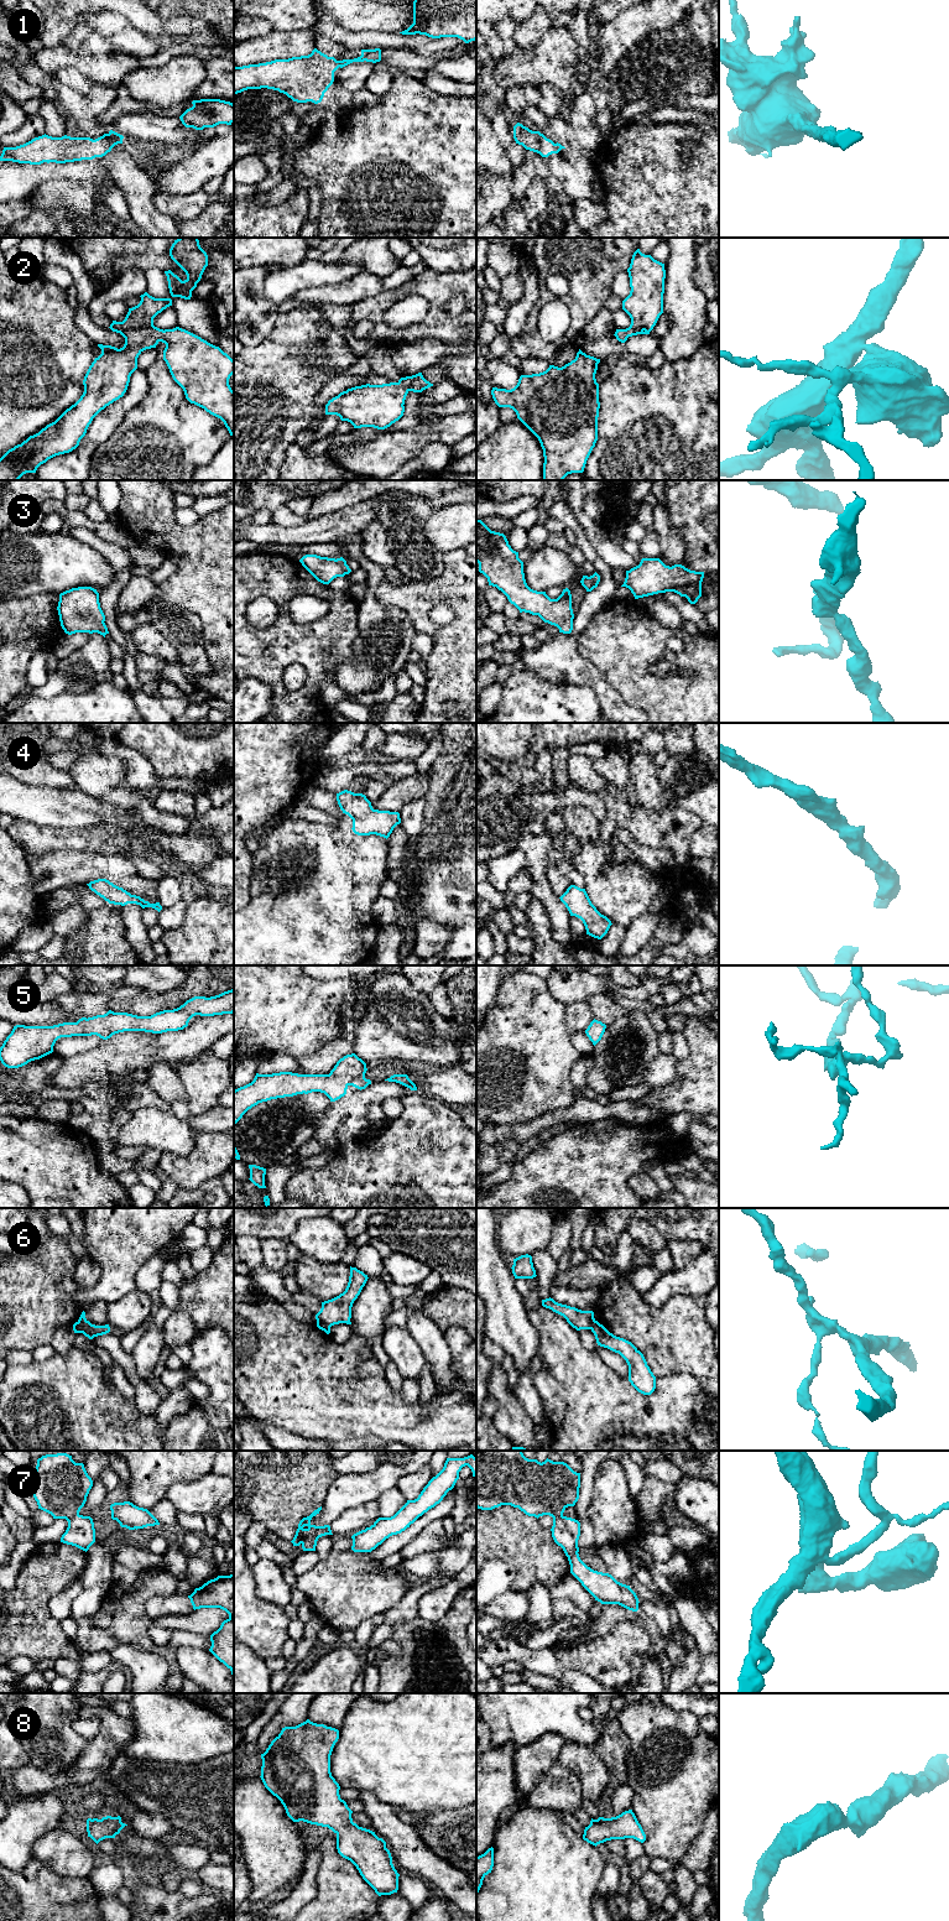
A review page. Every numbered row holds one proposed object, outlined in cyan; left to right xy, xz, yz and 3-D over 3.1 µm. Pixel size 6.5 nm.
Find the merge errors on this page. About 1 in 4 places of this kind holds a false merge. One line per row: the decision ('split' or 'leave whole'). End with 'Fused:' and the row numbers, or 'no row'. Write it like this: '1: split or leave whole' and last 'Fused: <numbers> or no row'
1: leave whole
2: leave whole
3: leave whole
4: leave whole
5: leave whole
6: split
7: split
8: leave whole
Fused: 6, 7

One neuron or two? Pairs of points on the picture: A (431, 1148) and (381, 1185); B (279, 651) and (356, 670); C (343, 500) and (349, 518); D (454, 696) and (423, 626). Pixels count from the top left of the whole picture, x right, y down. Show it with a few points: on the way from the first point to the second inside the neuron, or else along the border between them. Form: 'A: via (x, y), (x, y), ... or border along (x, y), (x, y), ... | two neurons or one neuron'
A: via (418, 1160), (394, 1185) | one neuron
B: border along (353, 640), (353, 657), (344, 661), (333, 677) | two neurons
C: border along (373, 496), (343, 509), (322, 514), (318, 518) | two neurons
D: via (454, 677), (454, 652), (442, 640) | one neuron

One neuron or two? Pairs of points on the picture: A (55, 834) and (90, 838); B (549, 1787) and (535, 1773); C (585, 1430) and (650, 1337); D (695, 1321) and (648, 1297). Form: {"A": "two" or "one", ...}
{"A": "one", "B": "two", "C": "two", "D": "two"}

